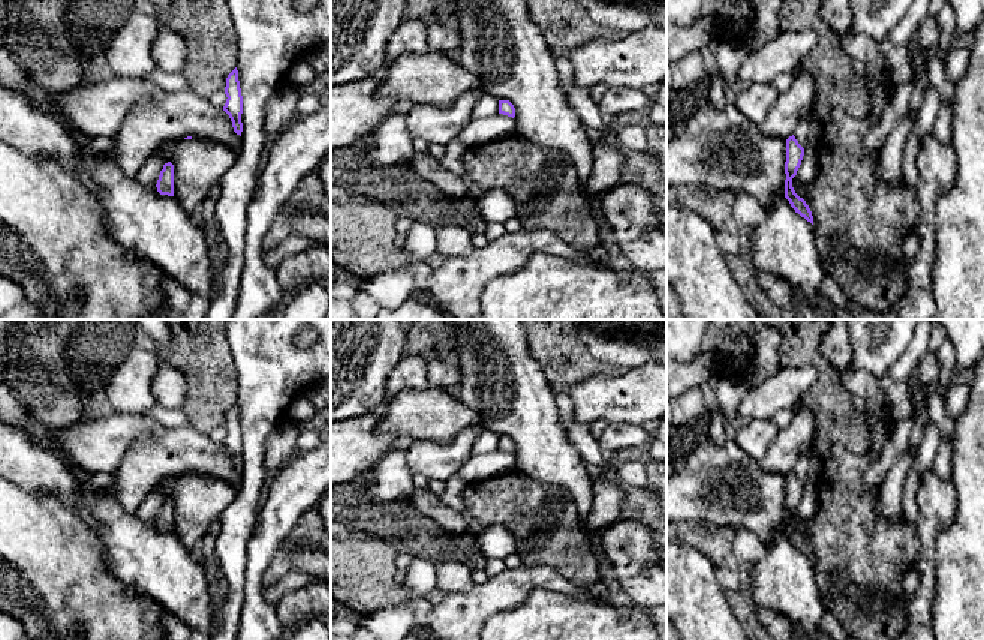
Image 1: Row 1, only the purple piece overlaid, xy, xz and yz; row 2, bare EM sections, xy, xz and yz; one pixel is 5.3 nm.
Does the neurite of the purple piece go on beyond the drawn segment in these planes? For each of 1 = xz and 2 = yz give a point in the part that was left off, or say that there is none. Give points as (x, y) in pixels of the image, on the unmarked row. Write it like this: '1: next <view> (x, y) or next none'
1: next none
2: next none

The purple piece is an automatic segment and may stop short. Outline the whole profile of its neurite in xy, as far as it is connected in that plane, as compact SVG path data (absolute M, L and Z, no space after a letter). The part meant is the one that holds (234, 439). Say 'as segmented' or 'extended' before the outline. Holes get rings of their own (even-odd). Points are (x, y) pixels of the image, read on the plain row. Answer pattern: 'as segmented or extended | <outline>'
as segmented | M237 403L226 414L225 430L228 435L223 442L223 447L229 451L234 468L241 472L241 468L243 468L243 459L241 459L243 432L241 432Z

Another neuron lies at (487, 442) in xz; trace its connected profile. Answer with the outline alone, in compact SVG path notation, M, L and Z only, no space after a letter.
M481 430L478 439L472 447L472 456L487 454L499 450L499 436L490 430Z

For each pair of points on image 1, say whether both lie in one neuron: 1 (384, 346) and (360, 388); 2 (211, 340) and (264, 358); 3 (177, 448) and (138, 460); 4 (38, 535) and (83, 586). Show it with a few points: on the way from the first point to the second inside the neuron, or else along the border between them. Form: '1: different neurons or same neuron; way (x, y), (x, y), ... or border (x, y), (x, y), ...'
1: same neuron; way (373, 357), (366, 378)
2: different neurons; border (225, 334), (237, 381)
3: same neuron; way (168, 451), (147, 460)
4: same neuron; way (44, 547), (71, 574)

